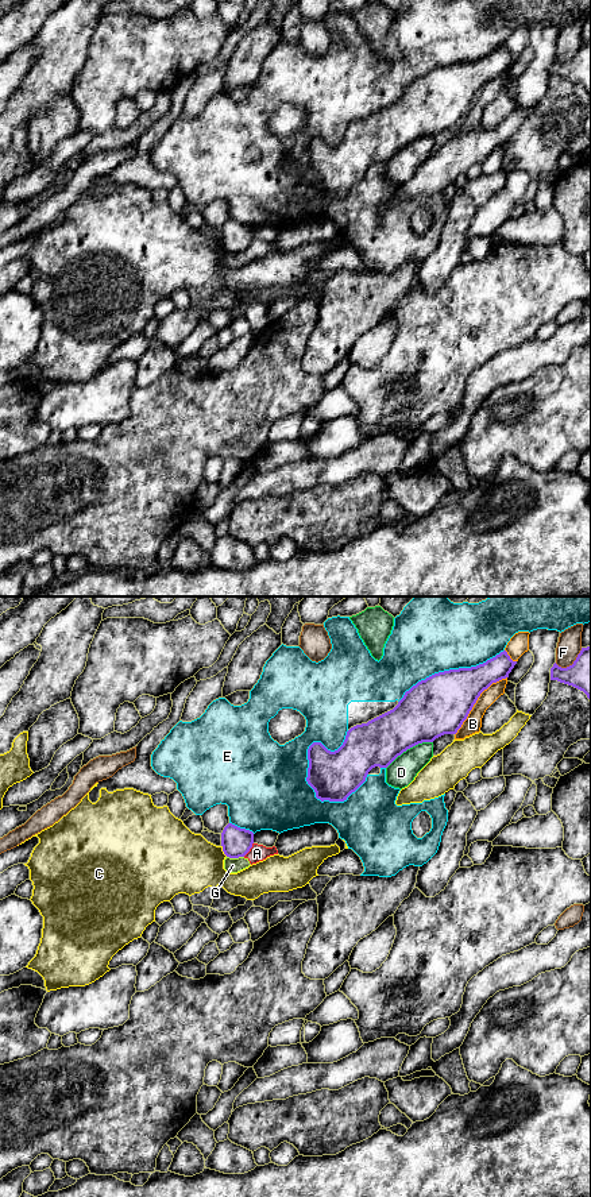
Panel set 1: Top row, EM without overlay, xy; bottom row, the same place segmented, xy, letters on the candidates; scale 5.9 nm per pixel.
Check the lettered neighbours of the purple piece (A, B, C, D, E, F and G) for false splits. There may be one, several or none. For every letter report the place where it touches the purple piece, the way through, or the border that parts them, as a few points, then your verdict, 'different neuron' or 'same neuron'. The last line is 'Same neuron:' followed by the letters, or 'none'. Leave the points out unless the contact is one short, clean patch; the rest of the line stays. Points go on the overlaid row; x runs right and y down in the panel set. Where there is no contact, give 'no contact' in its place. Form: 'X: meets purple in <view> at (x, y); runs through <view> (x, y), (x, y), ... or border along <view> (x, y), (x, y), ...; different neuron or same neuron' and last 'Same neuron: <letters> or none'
A: meets purple in xy at (250, 848); different neuron
B: meets purple in xy at (475, 702); different neuron
C: meets purple in xy at (223, 850); different neuron
D: meets purple in xy at (409, 748); different neuron
E: meets purple in xy at (308, 752); different neuron
F: meets purple in xy at (572, 664); different neuron
G: meets purple in xy at (235, 857); border along xy (227, 856), (243, 857); different neuron
Same neuron: none

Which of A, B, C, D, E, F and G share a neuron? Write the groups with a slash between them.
A B G / C / D / E / F

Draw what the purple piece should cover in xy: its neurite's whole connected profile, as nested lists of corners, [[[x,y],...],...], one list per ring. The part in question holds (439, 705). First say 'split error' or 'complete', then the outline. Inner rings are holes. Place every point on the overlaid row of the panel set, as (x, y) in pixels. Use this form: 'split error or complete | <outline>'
complete | [[[503,650],[476,667],[434,673],[406,691],[393,710],[351,727],[337,750],[331,752],[321,742],[313,742],[308,749],[306,781],[314,789],[316,798],[321,802],[344,802],[366,781],[372,768],[387,768],[398,756],[418,744],[433,742],[444,734],[456,734],[480,694],[492,683],[509,677],[515,664]]]

